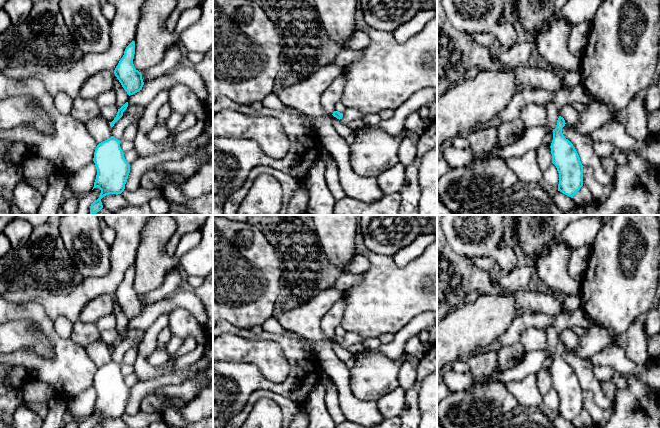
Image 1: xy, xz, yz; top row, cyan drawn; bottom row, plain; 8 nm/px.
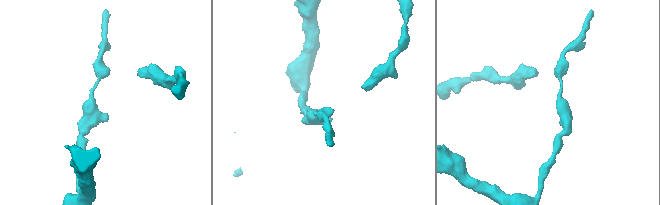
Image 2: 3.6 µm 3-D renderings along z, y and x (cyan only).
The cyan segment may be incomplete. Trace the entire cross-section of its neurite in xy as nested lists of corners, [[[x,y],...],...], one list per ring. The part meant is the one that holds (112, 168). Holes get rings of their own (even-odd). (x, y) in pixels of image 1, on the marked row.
[[[111,136],[99,143],[94,152],[93,161],[97,169],[94,188],[101,190],[100,196],[90,206],[90,214],[95,215],[102,208],[101,199],[109,194],[121,194],[130,173],[130,164],[120,147],[121,141]]]

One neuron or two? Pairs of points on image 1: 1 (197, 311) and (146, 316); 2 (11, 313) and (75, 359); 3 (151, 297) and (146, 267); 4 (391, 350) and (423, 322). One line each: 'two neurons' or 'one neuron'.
1: one neuron
2: one neuron
3: two neurons
4: one neuron

